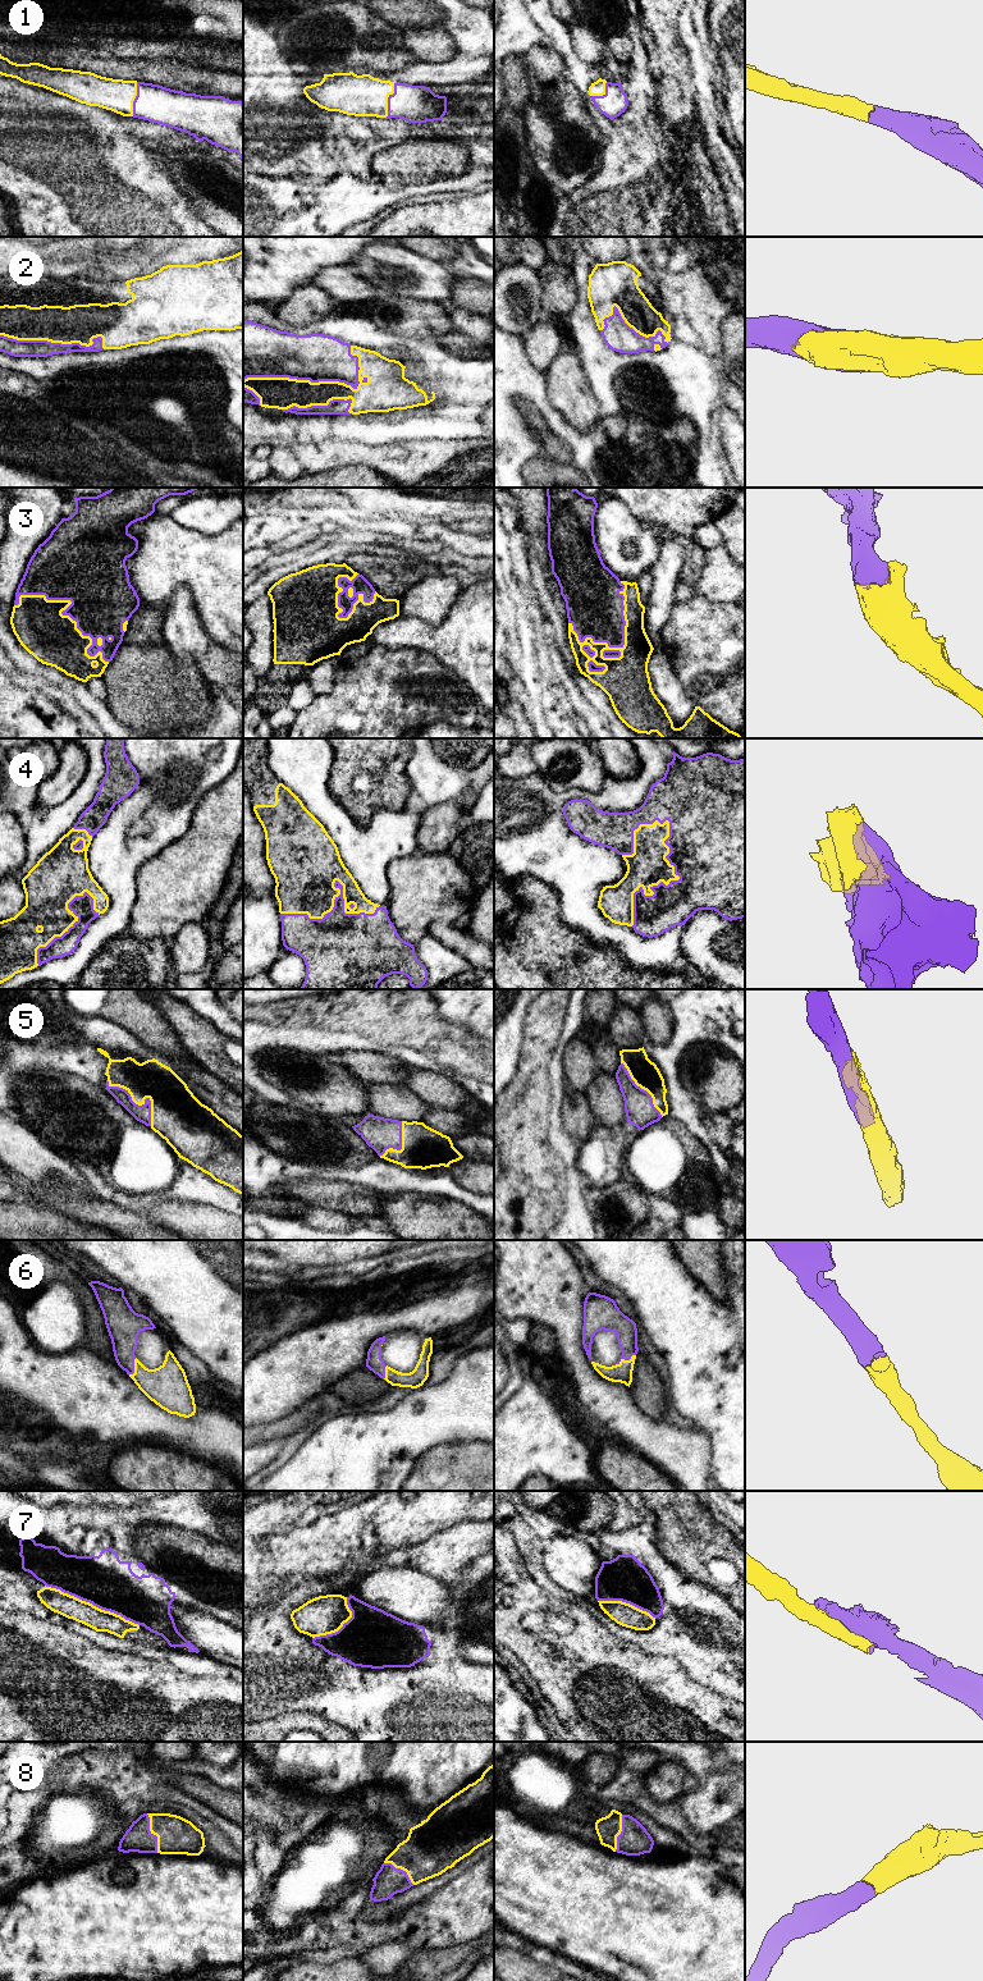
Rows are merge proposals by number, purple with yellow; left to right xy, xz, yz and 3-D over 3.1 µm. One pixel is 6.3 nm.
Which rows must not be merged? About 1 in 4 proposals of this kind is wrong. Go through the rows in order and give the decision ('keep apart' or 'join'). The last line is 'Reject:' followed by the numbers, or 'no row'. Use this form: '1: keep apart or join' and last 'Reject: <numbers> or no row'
1: join
2: join
3: join
4: join
5: join
6: join
7: join
8: join
Reject: no row

